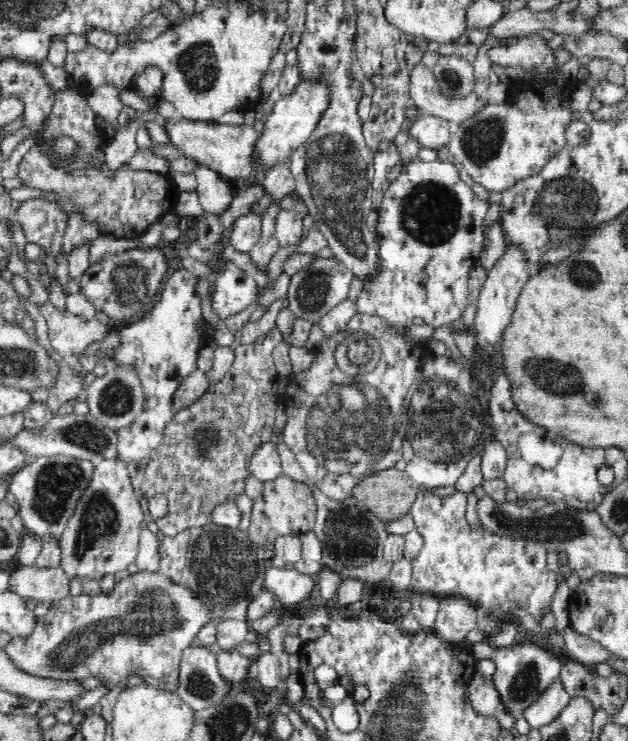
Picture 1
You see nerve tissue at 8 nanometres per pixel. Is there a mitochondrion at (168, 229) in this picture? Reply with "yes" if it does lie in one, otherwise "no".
no

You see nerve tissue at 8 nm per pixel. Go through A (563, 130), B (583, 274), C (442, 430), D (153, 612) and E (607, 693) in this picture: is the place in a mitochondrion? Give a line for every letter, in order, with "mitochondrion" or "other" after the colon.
A: other
B: mitochondrion
C: mitochondrion
D: mitochondrion
E: other

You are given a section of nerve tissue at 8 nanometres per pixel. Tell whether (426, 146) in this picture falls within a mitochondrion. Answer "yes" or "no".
no

